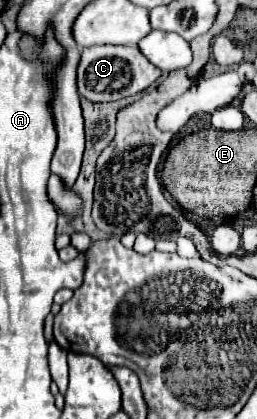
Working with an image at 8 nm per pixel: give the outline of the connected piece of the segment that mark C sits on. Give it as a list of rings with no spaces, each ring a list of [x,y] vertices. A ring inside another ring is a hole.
[[[90,46],[82,50],[78,64],[78,92],[90,102],[112,102],[148,88],[162,72],[150,64],[138,46]]]

